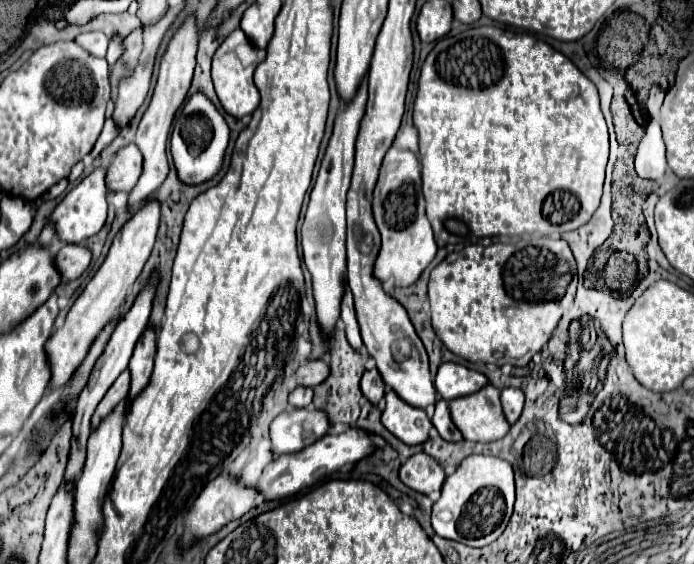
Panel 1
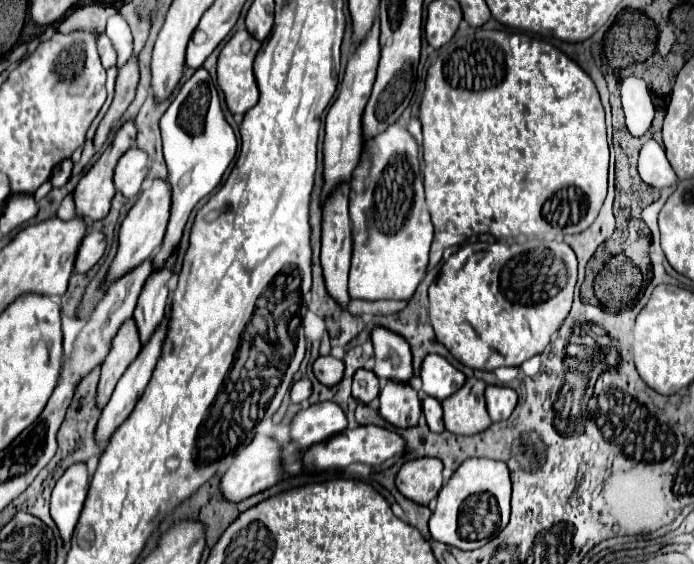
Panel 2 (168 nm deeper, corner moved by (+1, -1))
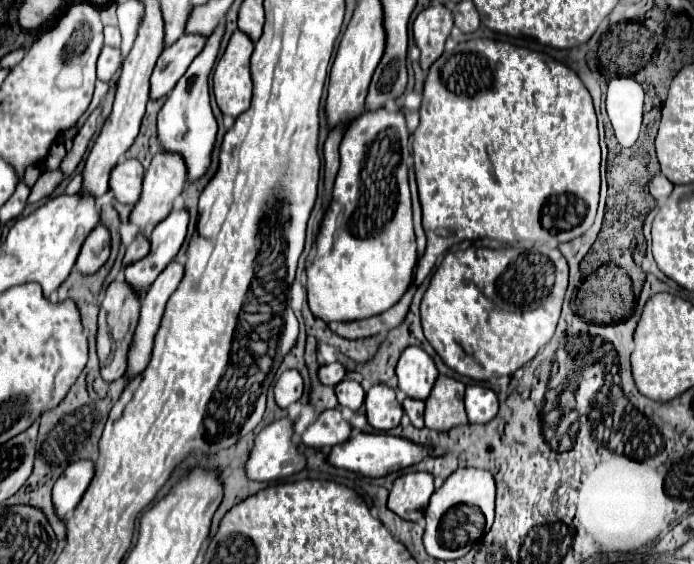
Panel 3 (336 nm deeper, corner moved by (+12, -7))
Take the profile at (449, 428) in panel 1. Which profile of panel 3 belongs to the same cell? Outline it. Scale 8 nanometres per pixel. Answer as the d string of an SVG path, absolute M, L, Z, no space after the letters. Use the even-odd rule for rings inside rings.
M406 398L404 402L402 402L402 406L404 406L404 412L410 416L410 422L412 422L412 426L416 426L416 428L424 428L424 402L422 400L414 400L414 398Z

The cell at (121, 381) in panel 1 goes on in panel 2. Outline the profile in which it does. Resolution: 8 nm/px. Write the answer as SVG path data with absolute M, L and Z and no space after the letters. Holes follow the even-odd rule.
M129 318L119 326L117 334L111 340L111 350L103 360L101 380L99 380L99 408L103 408L109 402L117 380L127 370L127 364L131 364L131 360L139 354L139 348L141 348L141 340L139 340L137 324L133 318Z

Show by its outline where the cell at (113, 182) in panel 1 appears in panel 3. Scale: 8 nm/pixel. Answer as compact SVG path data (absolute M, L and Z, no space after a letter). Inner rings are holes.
M120 160L110 174L110 190L114 192L114 198L122 204L136 204L142 190L142 178L144 168L136 160Z

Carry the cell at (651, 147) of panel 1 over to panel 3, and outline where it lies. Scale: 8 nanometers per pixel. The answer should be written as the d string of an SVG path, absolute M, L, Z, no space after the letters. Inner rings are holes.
M656 174L656 176L648 182L648 190L650 190L650 194L652 194L656 200L666 200L666 198L670 196L672 188L674 188L674 184L672 184L668 178L664 178L662 174Z

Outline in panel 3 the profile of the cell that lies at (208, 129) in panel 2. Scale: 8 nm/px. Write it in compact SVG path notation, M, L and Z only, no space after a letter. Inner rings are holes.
M218 26L212 32L212 36L208 38L208 42L206 42L204 50L200 52L200 56L194 58L194 62L190 64L190 68L186 70L186 74L178 80L178 84L174 86L174 90L168 94L166 104L160 108L160 114L158 114L158 120L156 120L158 142L160 142L162 150L180 154L184 158L184 164L188 166L186 184L192 184L192 182L200 180L208 172L208 168L212 164L212 152L216 148L218 124L216 124L216 118L212 114L212 108L210 108L208 76L210 76L212 64L216 60L222 34L224 34L222 26Z

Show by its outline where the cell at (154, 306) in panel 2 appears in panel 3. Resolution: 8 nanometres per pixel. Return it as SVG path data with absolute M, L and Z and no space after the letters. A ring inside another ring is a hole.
M182 208L172 212L166 220L162 220L156 230L150 234L150 252L146 258L134 262L126 268L126 282L136 290L136 294L144 296L148 286L160 276L160 272L174 260L178 254L188 230L188 212Z

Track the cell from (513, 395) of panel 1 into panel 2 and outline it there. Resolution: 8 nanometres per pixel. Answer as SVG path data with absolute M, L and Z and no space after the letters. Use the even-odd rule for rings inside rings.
M487 386L485 388L485 402L487 402L487 412L493 422L507 420L517 404L517 394L509 386Z

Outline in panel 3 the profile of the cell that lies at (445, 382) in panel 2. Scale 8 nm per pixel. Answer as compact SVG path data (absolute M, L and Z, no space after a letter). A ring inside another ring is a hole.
M418 346L406 348L398 360L396 366L398 386L406 396L426 400L432 392L432 386L436 384L438 370L434 360Z

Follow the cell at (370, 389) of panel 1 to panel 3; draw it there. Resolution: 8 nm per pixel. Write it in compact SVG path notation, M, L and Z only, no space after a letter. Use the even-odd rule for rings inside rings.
M342 380L340 384L336 384L336 396L338 396L338 402L340 406L346 406L350 410L360 410L362 404L364 404L364 390L360 386L360 382L356 380Z

